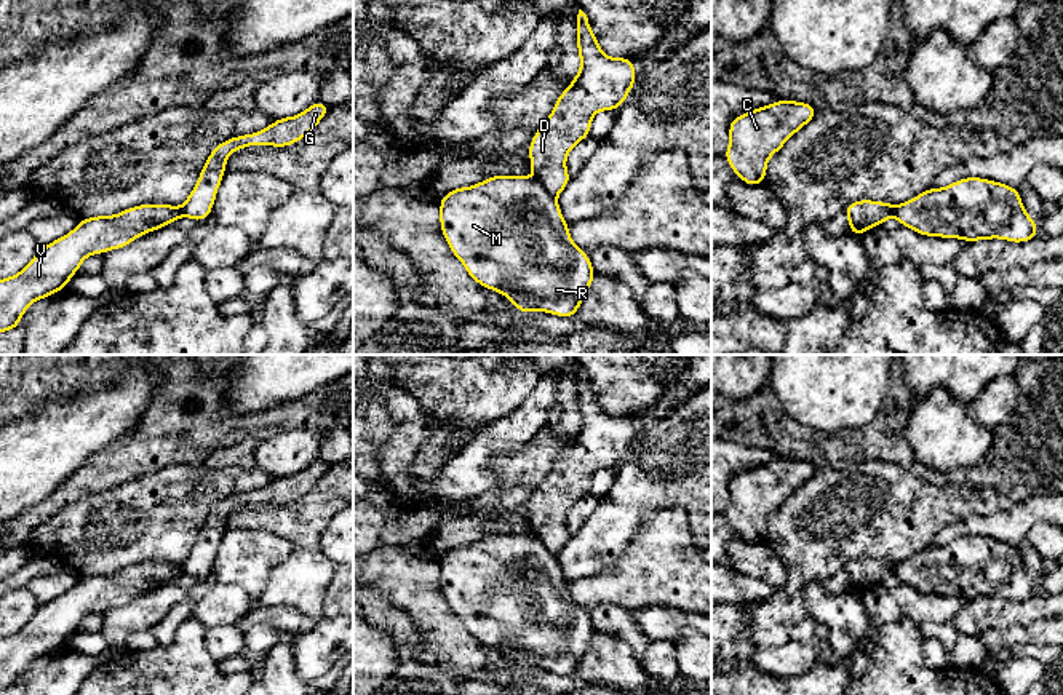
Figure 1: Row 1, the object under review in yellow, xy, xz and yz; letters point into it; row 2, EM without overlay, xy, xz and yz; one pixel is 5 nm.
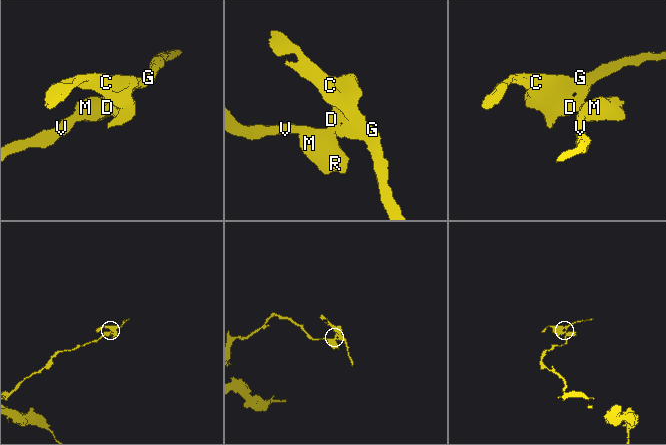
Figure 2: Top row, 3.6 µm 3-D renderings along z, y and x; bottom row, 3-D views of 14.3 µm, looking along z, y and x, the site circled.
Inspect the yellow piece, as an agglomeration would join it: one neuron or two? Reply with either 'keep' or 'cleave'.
cleave

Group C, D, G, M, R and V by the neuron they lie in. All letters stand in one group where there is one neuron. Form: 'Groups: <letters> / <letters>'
Groups: C D G / M R V

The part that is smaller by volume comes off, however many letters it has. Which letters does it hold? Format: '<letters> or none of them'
C, D, G

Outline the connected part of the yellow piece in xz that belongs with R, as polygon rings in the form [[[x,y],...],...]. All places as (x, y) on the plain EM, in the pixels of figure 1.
[[[489,534],[446,551],[440,569],[441,591],[452,614],[480,644],[508,655],[524,673],[540,668],[575,674],[596,629],[588,612],[572,599],[556,556],[537,535]]]

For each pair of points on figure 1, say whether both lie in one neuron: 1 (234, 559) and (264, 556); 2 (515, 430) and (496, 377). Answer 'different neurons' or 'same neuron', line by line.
1: same neuron
2: different neurons

